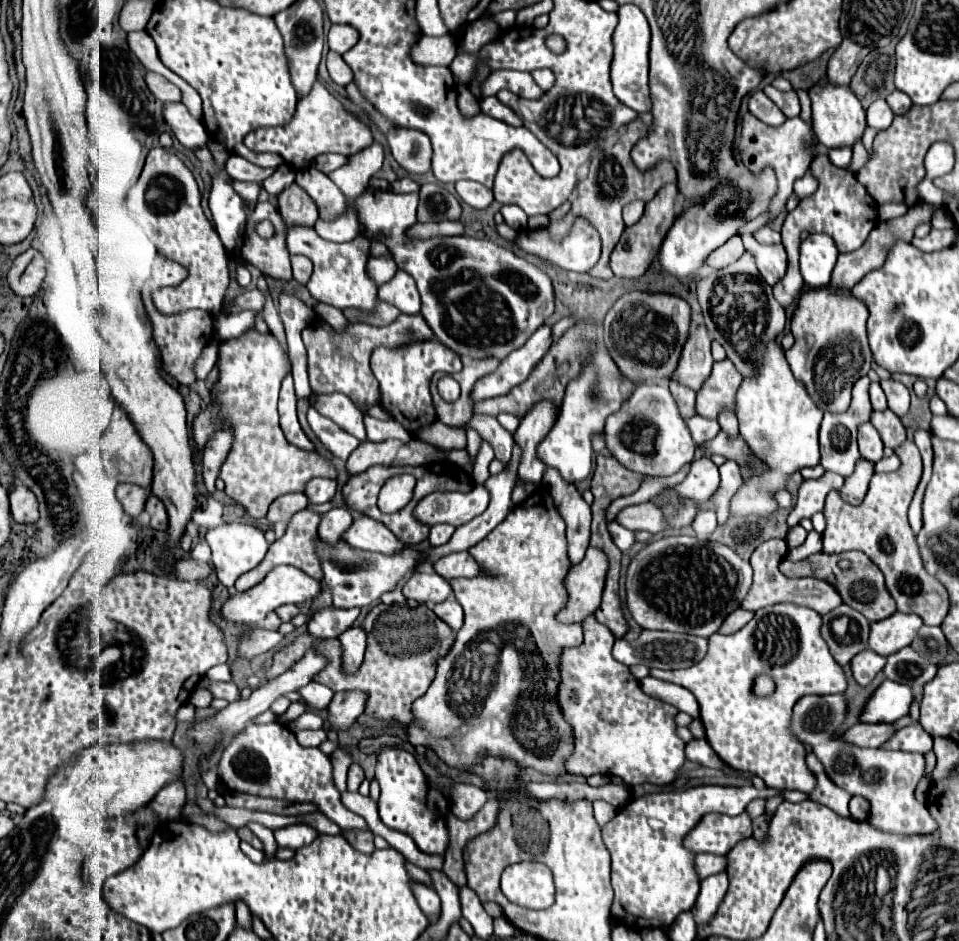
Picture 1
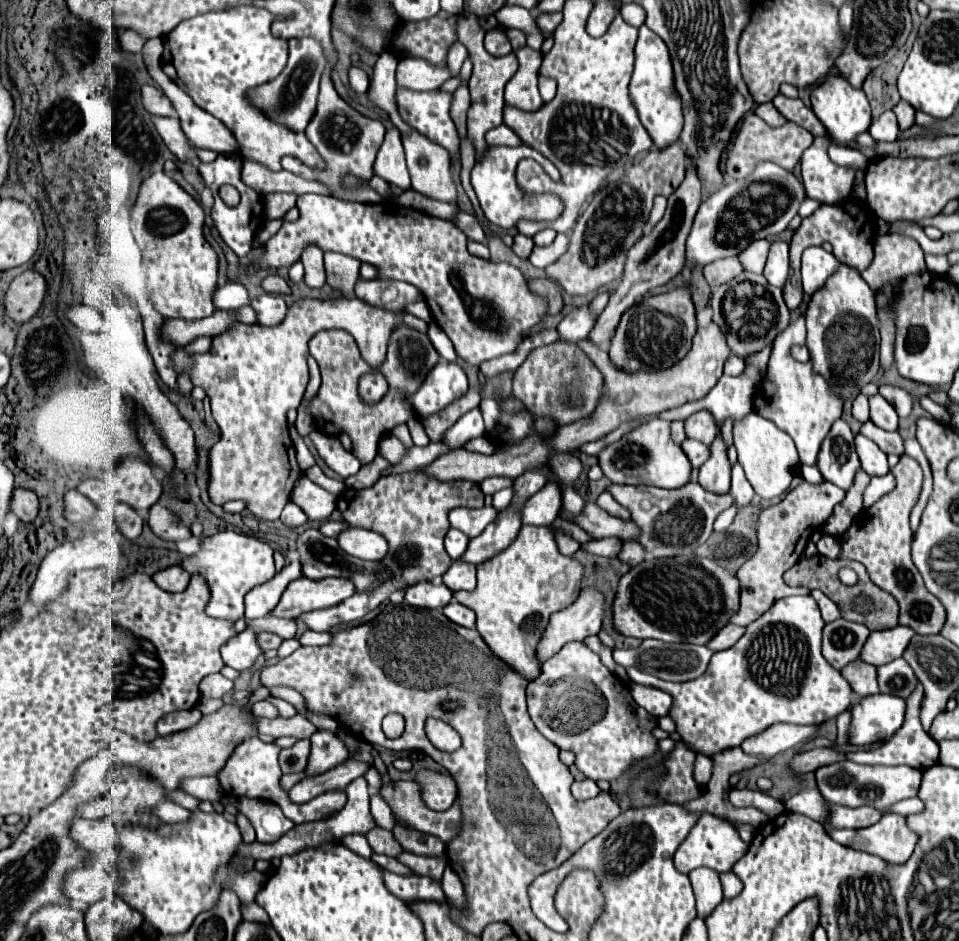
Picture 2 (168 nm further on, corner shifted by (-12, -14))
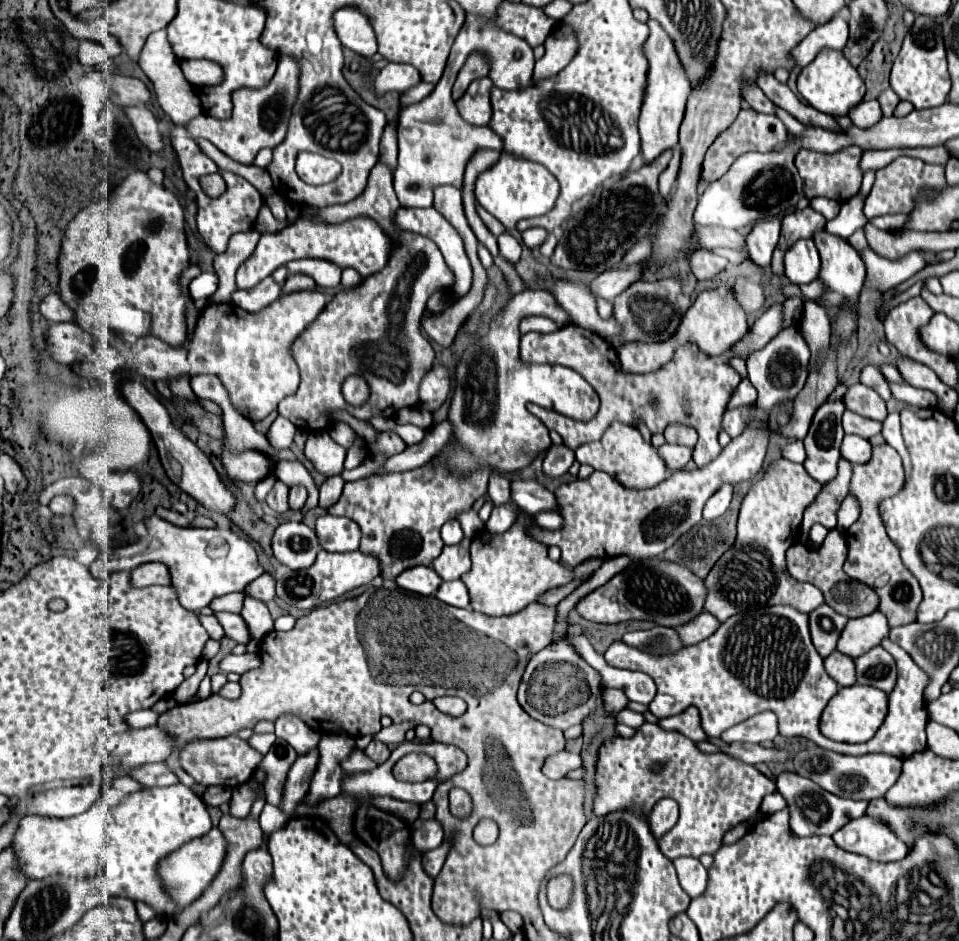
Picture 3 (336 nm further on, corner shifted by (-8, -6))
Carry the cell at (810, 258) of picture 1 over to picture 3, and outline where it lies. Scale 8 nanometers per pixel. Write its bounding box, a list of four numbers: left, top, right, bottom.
[785,240,819,286]

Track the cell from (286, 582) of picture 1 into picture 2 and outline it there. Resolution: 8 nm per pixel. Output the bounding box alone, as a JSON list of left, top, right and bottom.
[271,578,355,620]

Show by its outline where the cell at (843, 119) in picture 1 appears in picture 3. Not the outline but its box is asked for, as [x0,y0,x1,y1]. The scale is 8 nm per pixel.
[797,48,865,116]

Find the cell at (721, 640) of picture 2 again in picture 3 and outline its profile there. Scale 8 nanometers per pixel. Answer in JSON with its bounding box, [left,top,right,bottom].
[675,612,721,644]

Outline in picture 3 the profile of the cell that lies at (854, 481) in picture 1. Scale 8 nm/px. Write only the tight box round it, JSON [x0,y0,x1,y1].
[801,458,851,532]

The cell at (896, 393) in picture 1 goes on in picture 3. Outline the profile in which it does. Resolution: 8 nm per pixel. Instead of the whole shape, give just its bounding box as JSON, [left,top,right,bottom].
[859,366,891,400]

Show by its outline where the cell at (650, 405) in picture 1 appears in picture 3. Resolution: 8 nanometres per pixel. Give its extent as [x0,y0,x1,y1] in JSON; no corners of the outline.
[575,422,669,490]

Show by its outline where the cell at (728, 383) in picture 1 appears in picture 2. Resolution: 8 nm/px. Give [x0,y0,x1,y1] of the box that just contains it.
[685,410,719,444]

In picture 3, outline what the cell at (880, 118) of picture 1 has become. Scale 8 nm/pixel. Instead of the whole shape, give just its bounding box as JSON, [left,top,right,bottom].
[847,100,883,128]

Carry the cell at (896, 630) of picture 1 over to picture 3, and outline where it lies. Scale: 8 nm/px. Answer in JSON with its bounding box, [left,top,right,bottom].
[837,612,889,658]

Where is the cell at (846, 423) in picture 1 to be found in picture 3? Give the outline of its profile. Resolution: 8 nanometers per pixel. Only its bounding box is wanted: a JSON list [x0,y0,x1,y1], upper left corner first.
[803,402,843,484]

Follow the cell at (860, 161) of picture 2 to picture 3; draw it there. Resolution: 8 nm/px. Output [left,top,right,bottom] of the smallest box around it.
[773,108,805,134]

